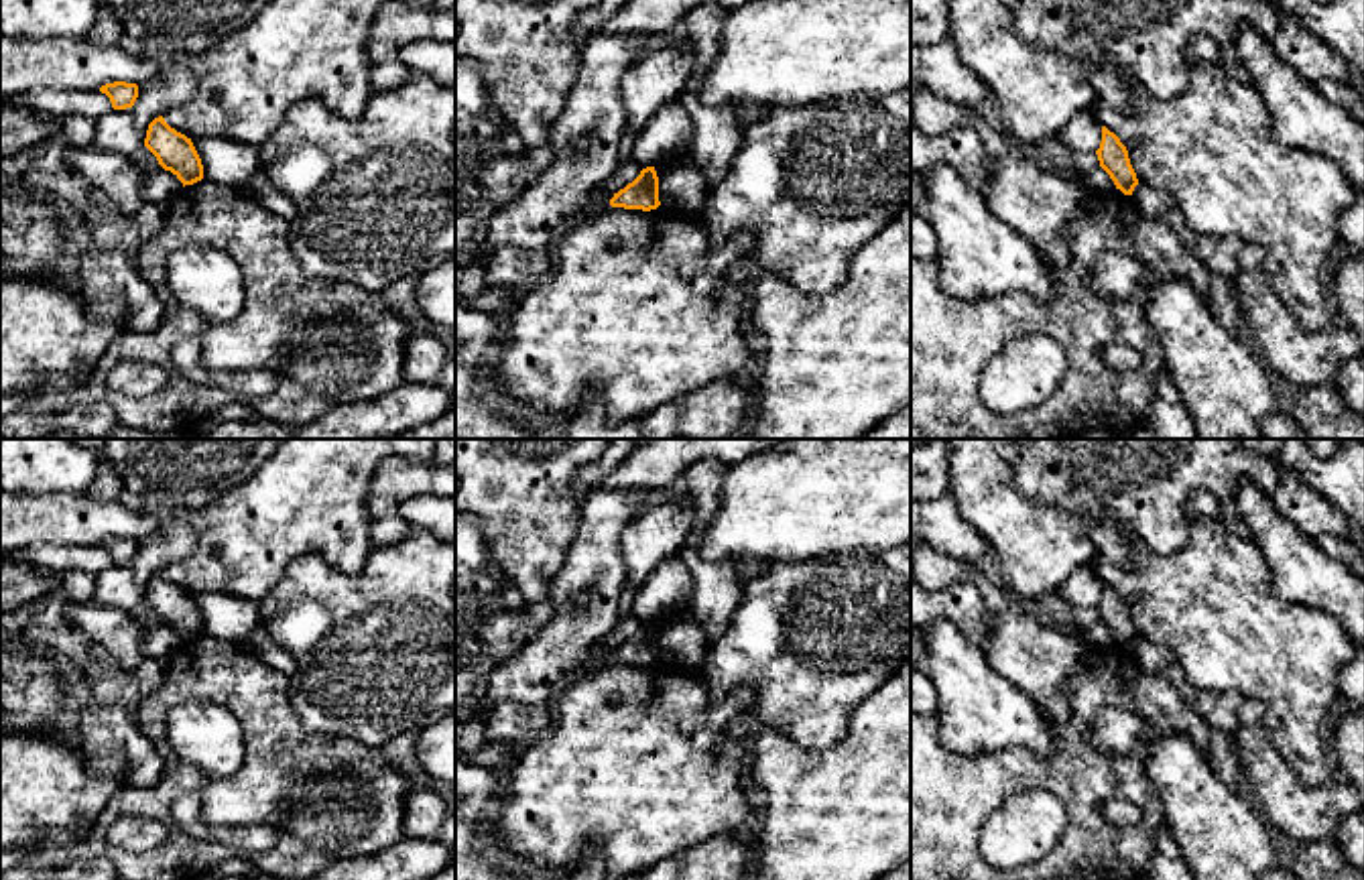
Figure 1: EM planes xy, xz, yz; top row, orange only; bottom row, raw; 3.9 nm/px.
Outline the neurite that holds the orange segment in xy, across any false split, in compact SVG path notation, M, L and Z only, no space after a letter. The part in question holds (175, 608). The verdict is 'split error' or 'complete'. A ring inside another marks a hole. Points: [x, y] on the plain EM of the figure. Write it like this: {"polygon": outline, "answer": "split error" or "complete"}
{"polygon": "M163 571L148 579L144 602L157 612L165 626L171 626L183 638L183 642L203 634L203 620L191 593L171 583Z", "answer": "complete"}

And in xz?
{"polygon": "M655 622L642 624L632 638L614 648L610 661L624 665L642 665L642 667L657 665L661 656L659 656L659 632Z", "answer": "complete"}

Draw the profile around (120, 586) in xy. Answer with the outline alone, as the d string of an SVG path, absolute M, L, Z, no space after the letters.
M108 439L102 457L124 486L140 498L140 510L163 526L138 541L132 563L96 573L94 602L130 612L144 602L148 579L191 555L195 530L185 520L252 478L283 439Z

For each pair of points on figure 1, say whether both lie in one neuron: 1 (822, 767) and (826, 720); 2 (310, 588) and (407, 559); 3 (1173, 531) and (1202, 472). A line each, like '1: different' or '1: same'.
1: different
2: same
3: same

